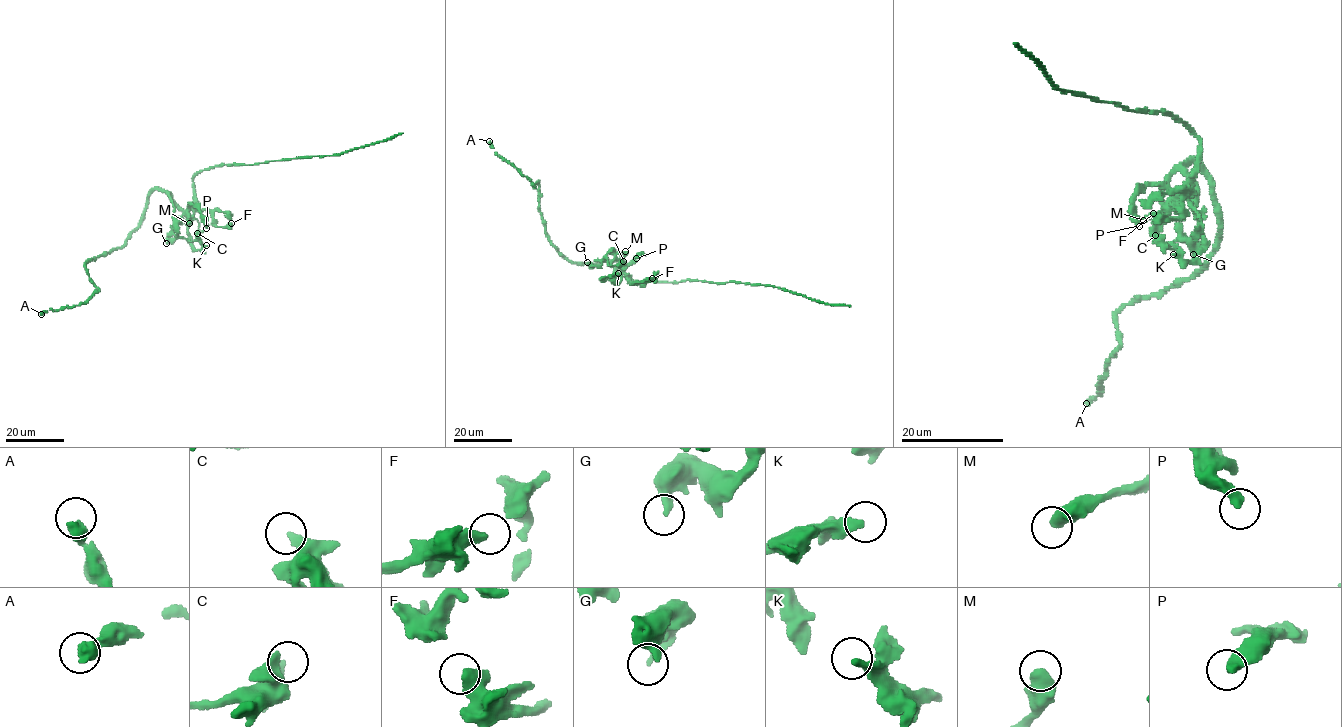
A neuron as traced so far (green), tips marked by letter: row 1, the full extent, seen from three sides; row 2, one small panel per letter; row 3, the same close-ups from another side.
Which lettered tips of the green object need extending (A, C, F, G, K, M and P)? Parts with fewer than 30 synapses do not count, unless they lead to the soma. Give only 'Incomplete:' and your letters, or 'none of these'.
Incomplete: none of these

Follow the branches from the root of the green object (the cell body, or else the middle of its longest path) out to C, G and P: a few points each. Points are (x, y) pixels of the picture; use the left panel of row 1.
C: (184, 210), (168, 194), (174, 207), (174, 230), (178, 236), (195, 241), (197, 233)
G: (184, 210), (168, 194), (178, 235), (166, 243)
P: (184, 210), (189, 203), (194, 204), (206, 228)

